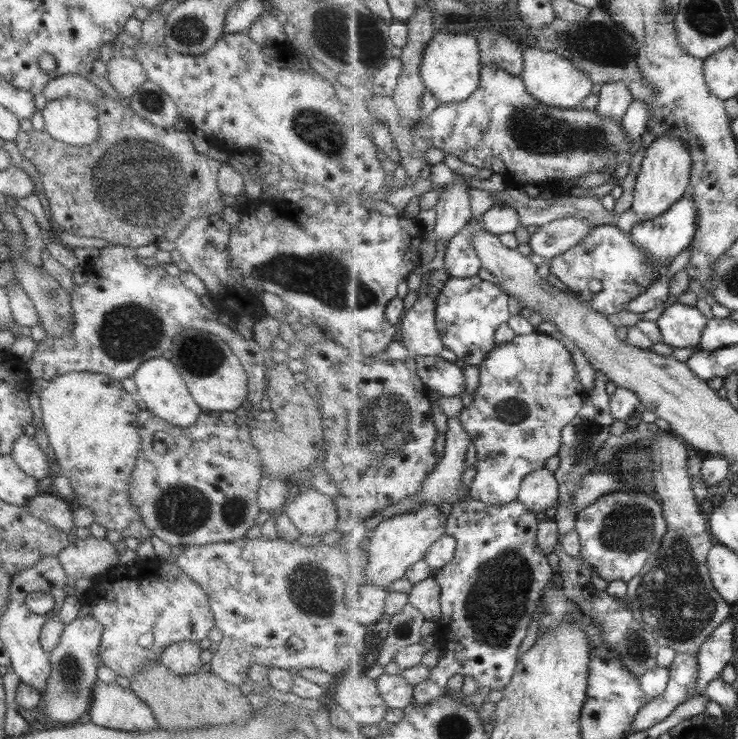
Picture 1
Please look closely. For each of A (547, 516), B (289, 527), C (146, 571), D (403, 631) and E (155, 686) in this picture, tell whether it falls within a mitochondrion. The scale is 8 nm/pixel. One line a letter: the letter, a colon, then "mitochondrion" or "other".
A: other
B: other
C: other
D: other
E: other

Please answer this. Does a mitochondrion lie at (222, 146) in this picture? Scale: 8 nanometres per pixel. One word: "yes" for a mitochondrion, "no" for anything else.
no

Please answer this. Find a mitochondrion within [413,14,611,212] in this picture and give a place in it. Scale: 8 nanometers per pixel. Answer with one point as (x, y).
(494, 35)

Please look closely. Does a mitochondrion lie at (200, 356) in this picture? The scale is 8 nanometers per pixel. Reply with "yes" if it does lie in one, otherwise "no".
yes

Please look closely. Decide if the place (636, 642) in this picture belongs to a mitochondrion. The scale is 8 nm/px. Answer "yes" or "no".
yes

